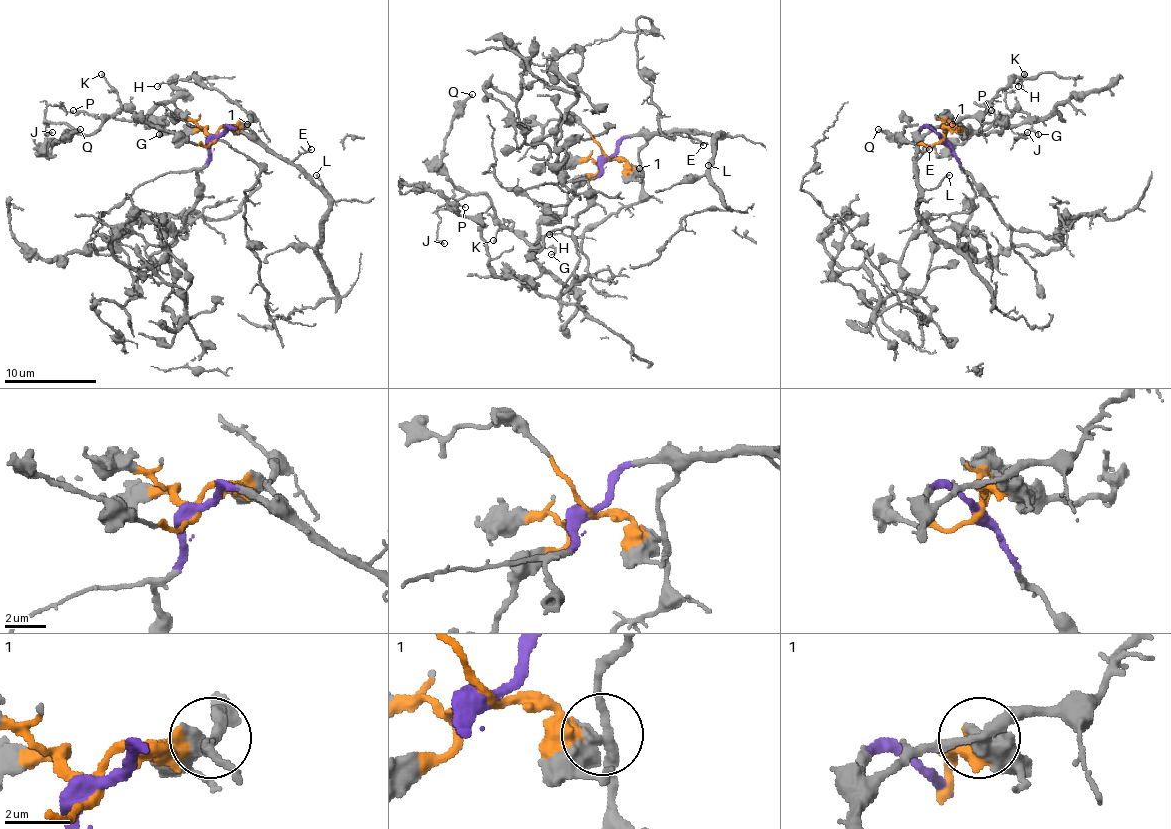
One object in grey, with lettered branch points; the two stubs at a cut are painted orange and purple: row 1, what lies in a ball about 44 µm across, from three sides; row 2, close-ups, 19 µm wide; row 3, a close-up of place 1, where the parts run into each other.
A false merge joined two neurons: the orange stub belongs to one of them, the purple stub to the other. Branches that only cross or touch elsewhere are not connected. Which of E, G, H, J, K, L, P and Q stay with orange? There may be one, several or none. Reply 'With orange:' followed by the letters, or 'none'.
With orange: G, J, K, P, Q

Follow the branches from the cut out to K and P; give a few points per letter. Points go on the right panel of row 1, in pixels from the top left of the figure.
K: (942, 137), (951, 128), (999, 133), (1008, 126), (1022, 124), (1027, 114), (1006, 105), (1006, 89), (1025, 73)
P: (942, 137), (951, 128), (995, 133), (1027, 119), (1015, 110), (979, 135), (995, 119), (990, 110)

